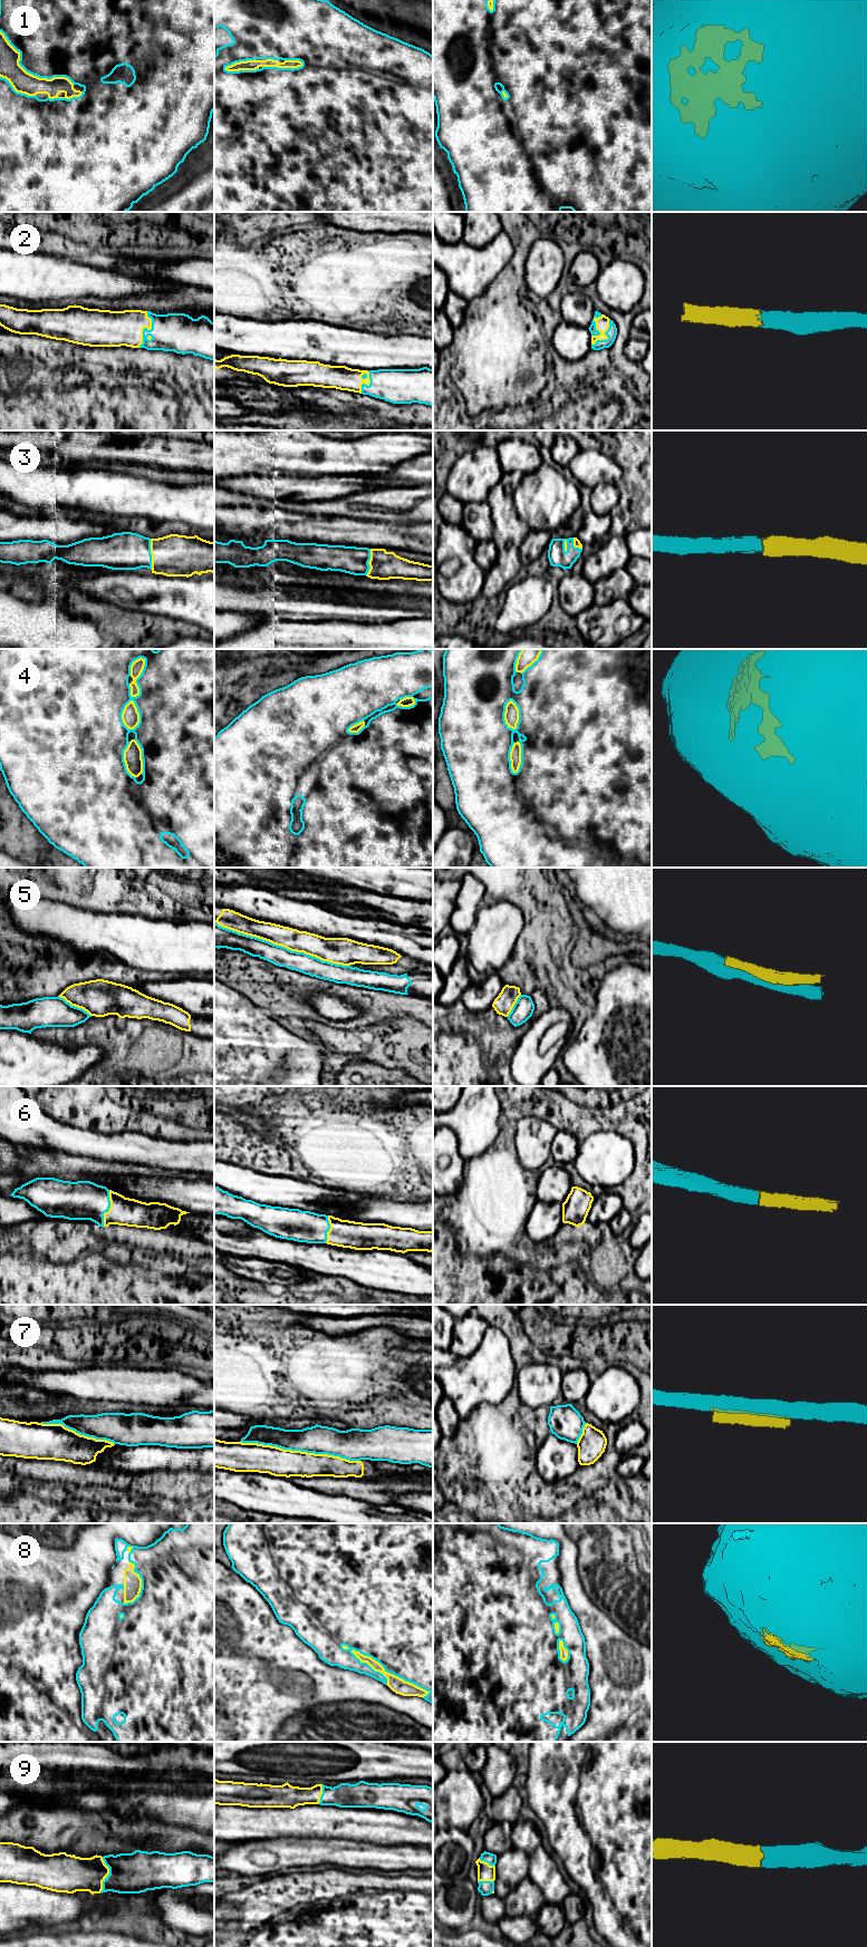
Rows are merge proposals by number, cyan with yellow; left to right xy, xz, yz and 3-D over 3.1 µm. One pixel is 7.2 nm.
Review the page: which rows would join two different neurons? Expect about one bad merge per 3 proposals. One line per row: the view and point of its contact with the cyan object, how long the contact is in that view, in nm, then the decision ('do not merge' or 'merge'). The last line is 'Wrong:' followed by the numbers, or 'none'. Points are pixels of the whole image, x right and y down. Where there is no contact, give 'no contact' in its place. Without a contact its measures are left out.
1: xy (30, 73) | 650 nm | merge
2: xy (146, 329) | 280 nm | merge
3: xy (151, 554) | 220 nm | merge
4: xy (136, 679) | 300 nm | merge
5: xz (282, 947) | 1050 nm | do not merge
6: xy (109, 1207) | 260 nm | merge
7: xz (300, 1450) | 900 nm | do not merge
8: xz (391, 1673) | 650 nm | merge
9: xy (108, 1875) | 260 nm | merge
Wrong: 5, 7

